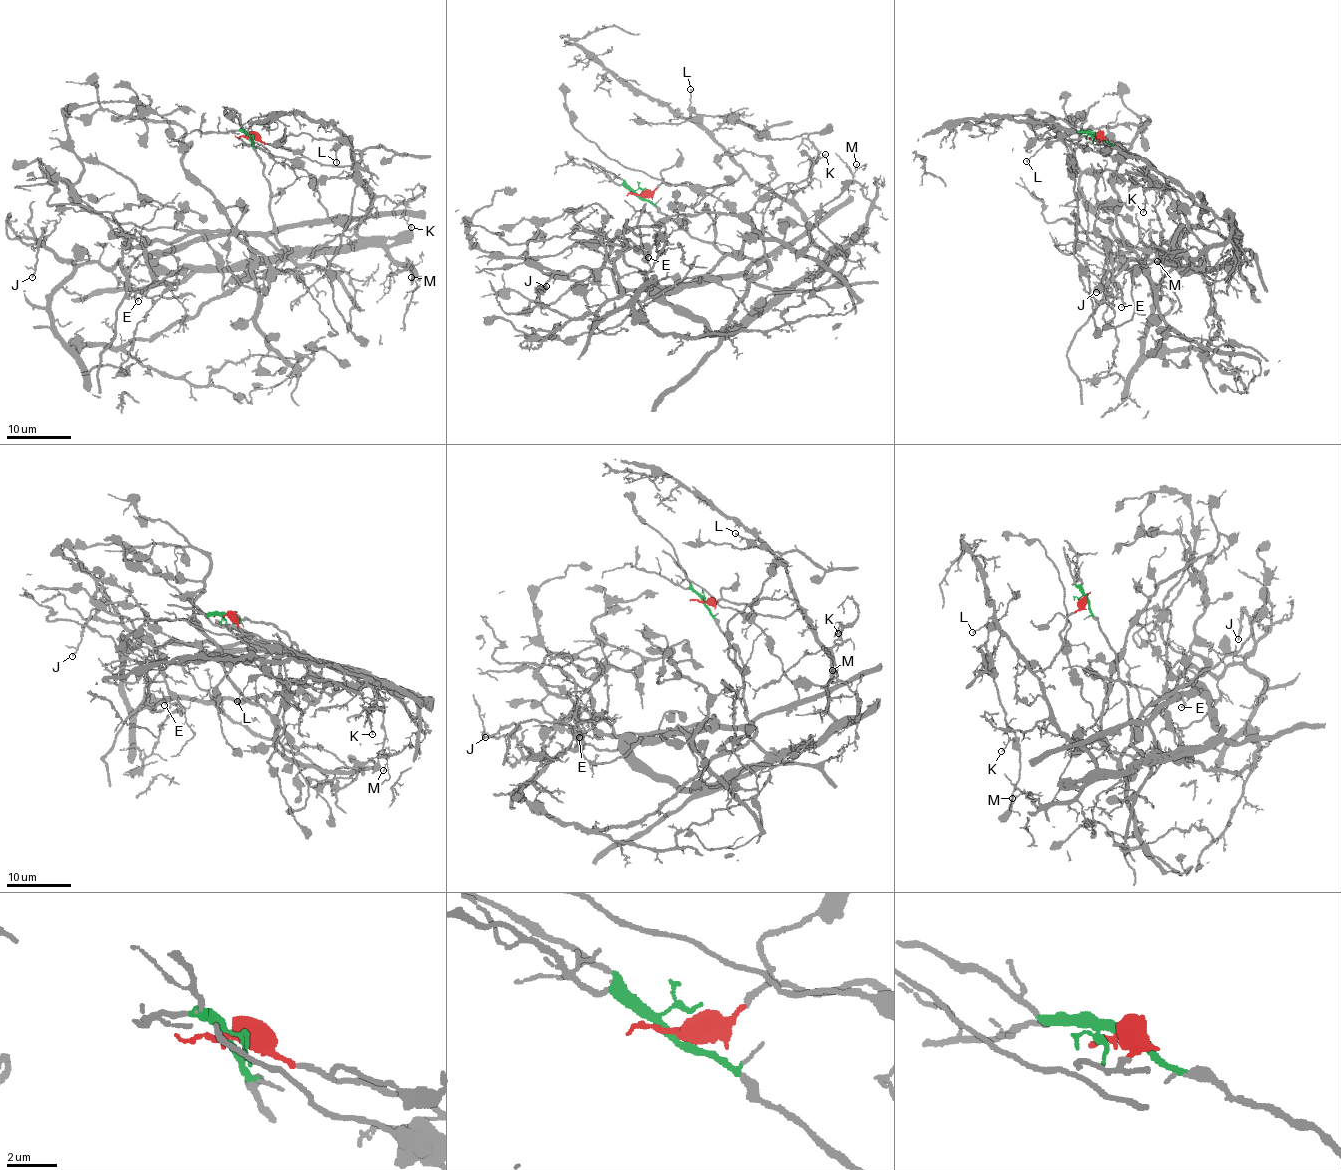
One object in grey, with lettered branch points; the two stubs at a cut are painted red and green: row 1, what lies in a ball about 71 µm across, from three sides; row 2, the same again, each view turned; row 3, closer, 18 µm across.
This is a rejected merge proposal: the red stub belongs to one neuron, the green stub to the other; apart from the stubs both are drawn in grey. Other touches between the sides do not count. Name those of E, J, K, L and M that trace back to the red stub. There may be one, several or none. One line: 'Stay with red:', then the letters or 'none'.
Stay with red: K, L, M

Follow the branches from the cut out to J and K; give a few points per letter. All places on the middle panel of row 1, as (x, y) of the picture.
J: (638, 195), (768, 266), (725, 326), (654, 333), (629, 307), (590, 327), (593, 314), (537, 302), (545, 285)
K: (638, 195), (649, 195), (665, 183), (732, 185), (742, 174), (791, 198), (811, 180), (812, 159), (826, 153)

